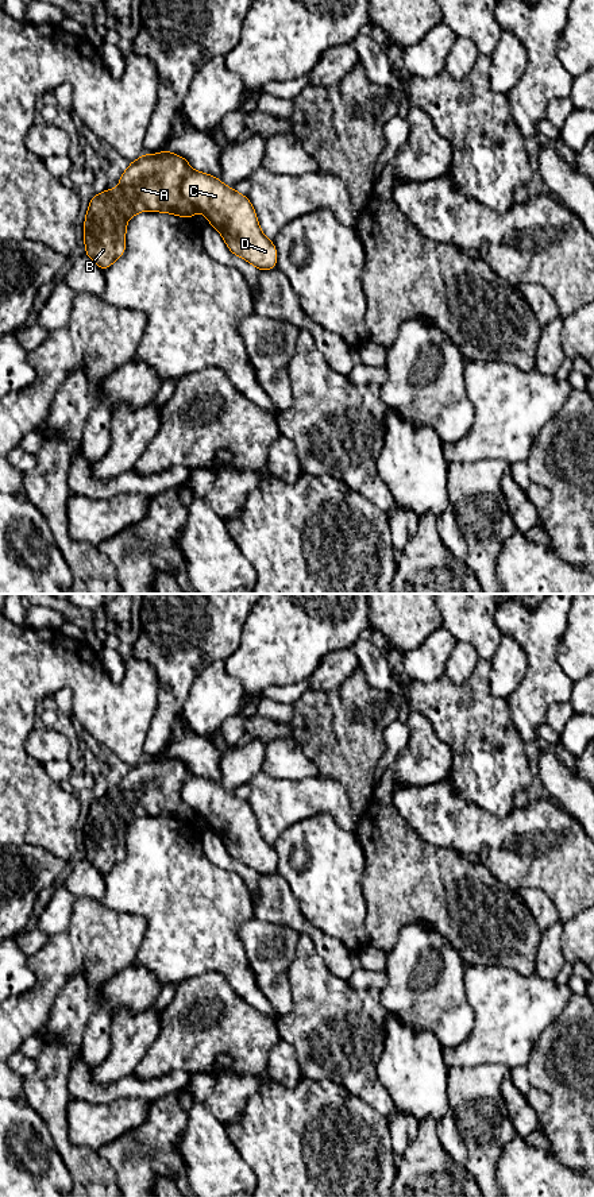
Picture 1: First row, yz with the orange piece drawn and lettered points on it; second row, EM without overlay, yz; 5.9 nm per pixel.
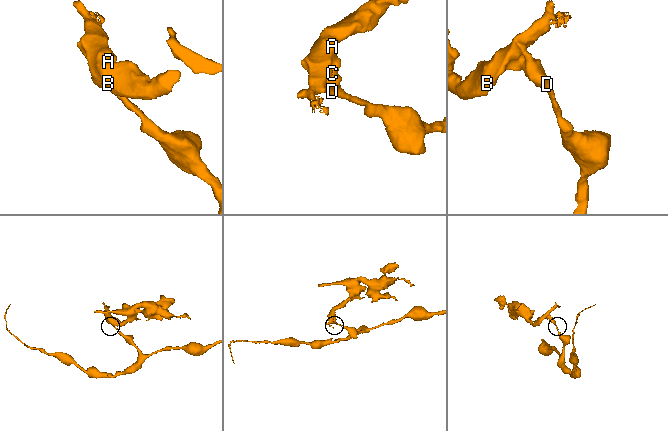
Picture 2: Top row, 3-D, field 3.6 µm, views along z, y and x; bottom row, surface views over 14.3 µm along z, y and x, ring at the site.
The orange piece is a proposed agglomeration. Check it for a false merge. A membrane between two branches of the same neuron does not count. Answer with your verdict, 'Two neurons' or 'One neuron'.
Two neurons

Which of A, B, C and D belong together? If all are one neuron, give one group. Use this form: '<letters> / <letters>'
A B / C D

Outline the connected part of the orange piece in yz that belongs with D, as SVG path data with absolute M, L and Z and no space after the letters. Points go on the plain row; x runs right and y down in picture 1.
M196 775L182 784L181 798L208 822L235 861L242 861L261 876L277 872L277 853L261 835L247 800Z

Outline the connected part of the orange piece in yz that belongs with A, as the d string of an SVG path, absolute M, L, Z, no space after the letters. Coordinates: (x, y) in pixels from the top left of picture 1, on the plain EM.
M162 753L159 760L144 758L134 767L119 784L119 794L107 794L90 804L85 834L85 858L101 873L107 874L126 854L126 830L134 819L151 815L173 818L193 823L194 811L182 800L181 787L192 776L188 765Z

